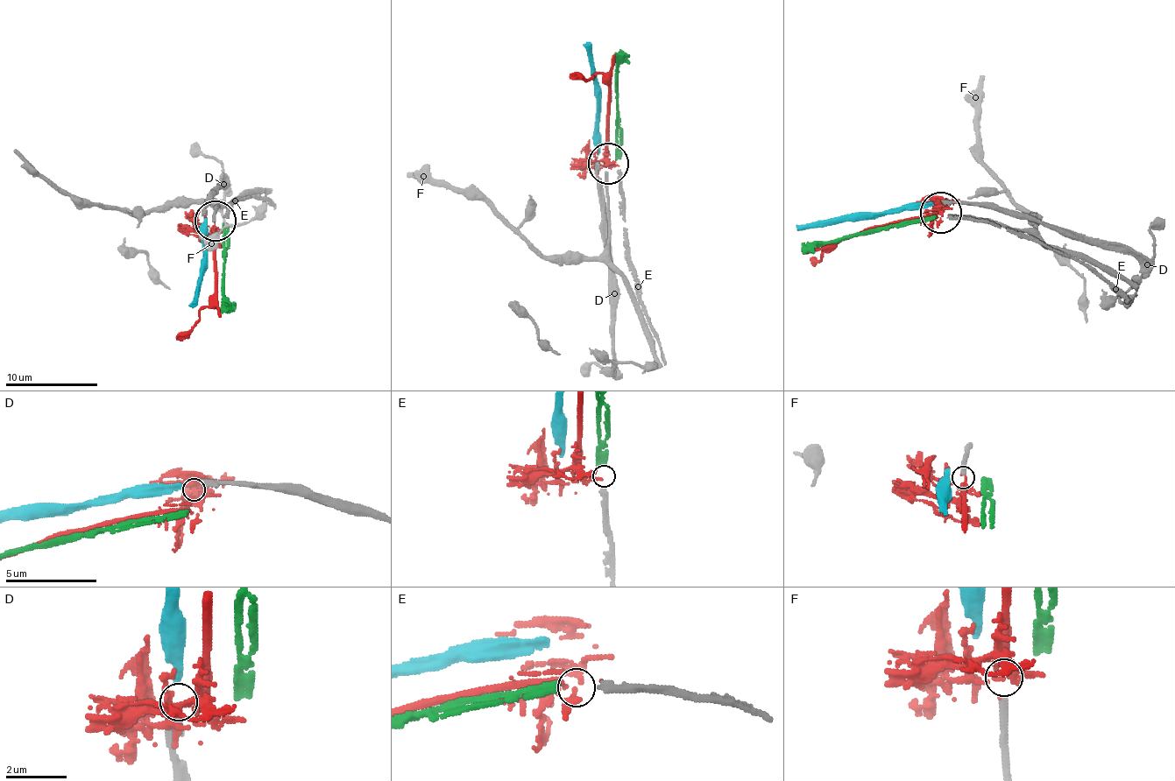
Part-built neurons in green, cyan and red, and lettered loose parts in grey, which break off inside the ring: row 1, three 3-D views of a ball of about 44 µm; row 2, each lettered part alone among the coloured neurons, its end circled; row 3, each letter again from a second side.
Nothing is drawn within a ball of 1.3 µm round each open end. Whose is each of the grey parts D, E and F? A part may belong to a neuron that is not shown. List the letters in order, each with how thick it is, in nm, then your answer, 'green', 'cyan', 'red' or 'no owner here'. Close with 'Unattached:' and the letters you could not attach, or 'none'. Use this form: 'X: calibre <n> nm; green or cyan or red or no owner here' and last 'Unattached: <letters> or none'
D: calibre 320 nm; cyan
E: calibre 240 nm; green
F: calibre 260 nm; red
Unattached: none

